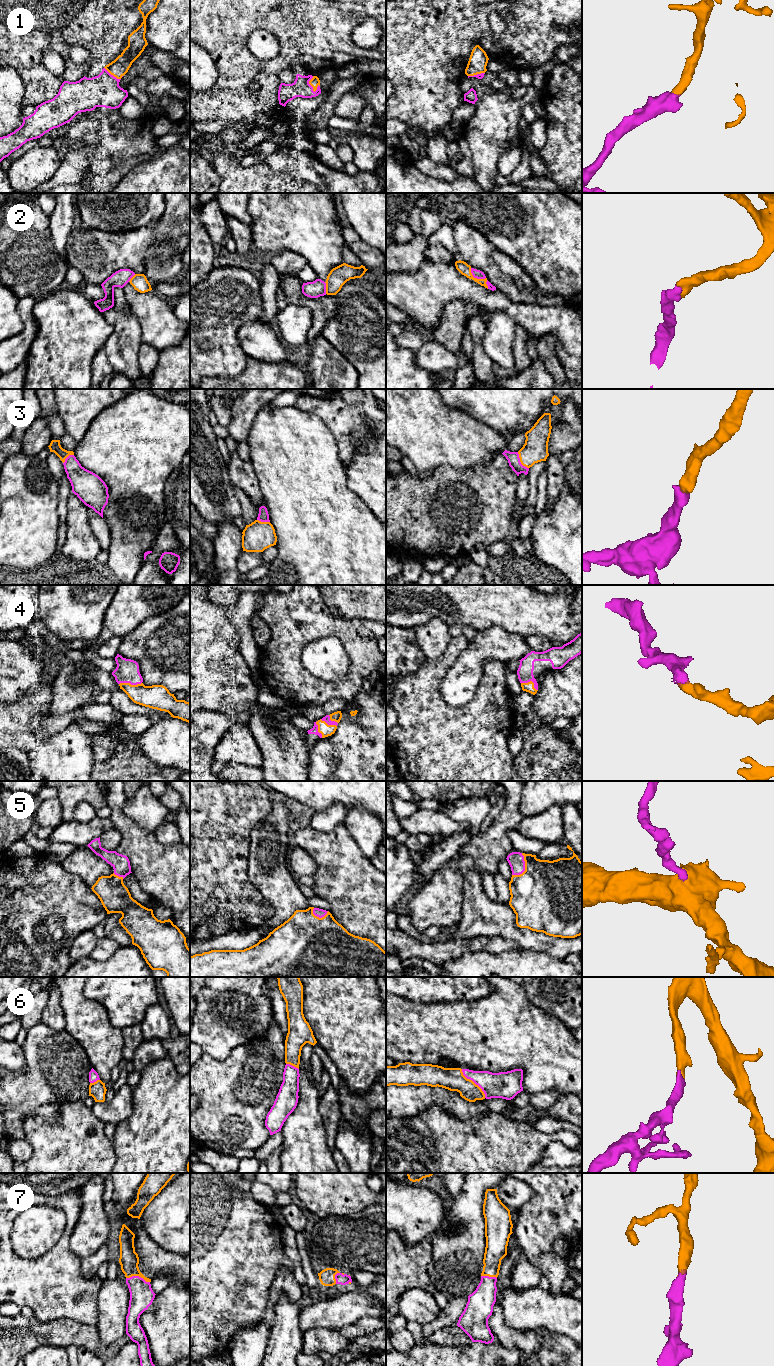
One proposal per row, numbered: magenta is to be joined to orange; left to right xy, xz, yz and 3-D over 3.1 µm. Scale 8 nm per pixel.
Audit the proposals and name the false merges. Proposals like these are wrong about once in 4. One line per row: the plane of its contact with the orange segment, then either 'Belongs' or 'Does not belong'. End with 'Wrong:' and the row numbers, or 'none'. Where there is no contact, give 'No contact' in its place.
1: Touches orange in xz. Belongs
2: Touches orange in yz. Belongs
3: Touches orange in yz. Belongs
4: Touches orange in xy. Belongs
5: Touches orange in yz. Belongs
6: Touches orange in yz. Belongs
7: Touches orange in xy. Belongs
Wrong: none

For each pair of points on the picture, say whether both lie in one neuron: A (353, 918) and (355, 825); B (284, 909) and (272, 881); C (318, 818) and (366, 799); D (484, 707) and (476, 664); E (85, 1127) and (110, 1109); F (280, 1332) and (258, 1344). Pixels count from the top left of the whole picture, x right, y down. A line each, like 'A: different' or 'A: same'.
A: different
B: same
C: different
D: different
E: different
F: different

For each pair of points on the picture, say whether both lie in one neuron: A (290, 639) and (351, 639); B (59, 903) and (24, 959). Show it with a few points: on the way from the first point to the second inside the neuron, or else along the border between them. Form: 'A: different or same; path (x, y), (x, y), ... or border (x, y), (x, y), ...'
A: same; path (305, 629), (336, 629)
B: same; path (48, 917), (46, 925), (29, 942), (29, 945)

